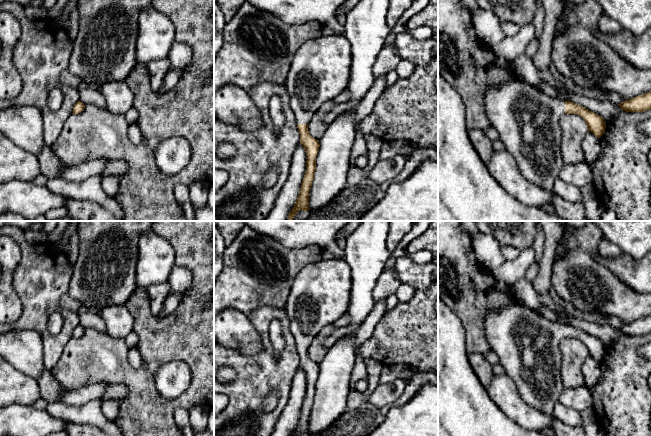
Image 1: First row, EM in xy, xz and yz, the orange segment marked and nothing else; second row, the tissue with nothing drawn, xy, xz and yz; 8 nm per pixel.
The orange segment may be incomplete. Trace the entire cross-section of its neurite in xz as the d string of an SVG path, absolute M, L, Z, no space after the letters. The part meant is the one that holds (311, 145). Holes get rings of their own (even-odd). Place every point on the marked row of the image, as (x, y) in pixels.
M345 35L313 38L301 45L294 55L284 85L307 161L300 192L287 221L292 221L299 210L309 211L309 193L320 144L309 134L308 124L324 103L347 90L351 64L351 47Z

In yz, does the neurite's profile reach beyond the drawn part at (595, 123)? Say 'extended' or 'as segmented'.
extended

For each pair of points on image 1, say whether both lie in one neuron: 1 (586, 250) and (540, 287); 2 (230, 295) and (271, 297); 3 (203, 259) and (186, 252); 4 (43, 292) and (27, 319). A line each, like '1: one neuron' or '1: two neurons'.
1: two neurons
2: one neuron
3: one neuron
4: one neuron

